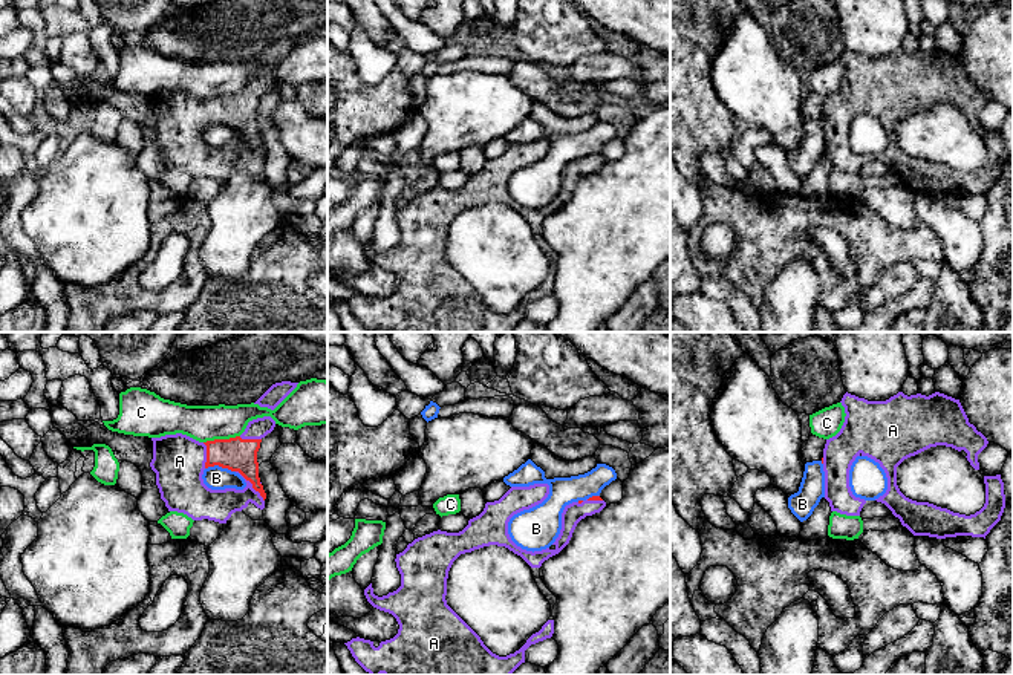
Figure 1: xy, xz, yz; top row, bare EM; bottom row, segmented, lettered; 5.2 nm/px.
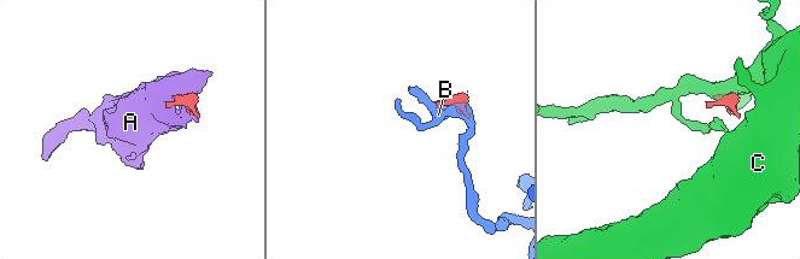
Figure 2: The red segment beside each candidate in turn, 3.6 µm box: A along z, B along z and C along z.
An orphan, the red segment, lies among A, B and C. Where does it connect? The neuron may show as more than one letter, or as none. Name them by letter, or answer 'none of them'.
A

